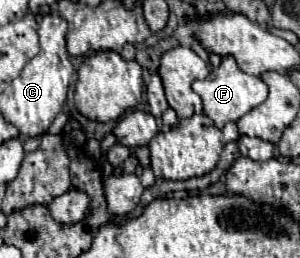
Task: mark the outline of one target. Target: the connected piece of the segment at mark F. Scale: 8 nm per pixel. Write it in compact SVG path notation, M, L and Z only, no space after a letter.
M223 56L219 68L213 68L205 80L193 82L193 90L201 96L203 110L217 124L217 128L223 128L225 122L237 122L243 114L267 98L267 84L259 76L243 72L233 56Z

